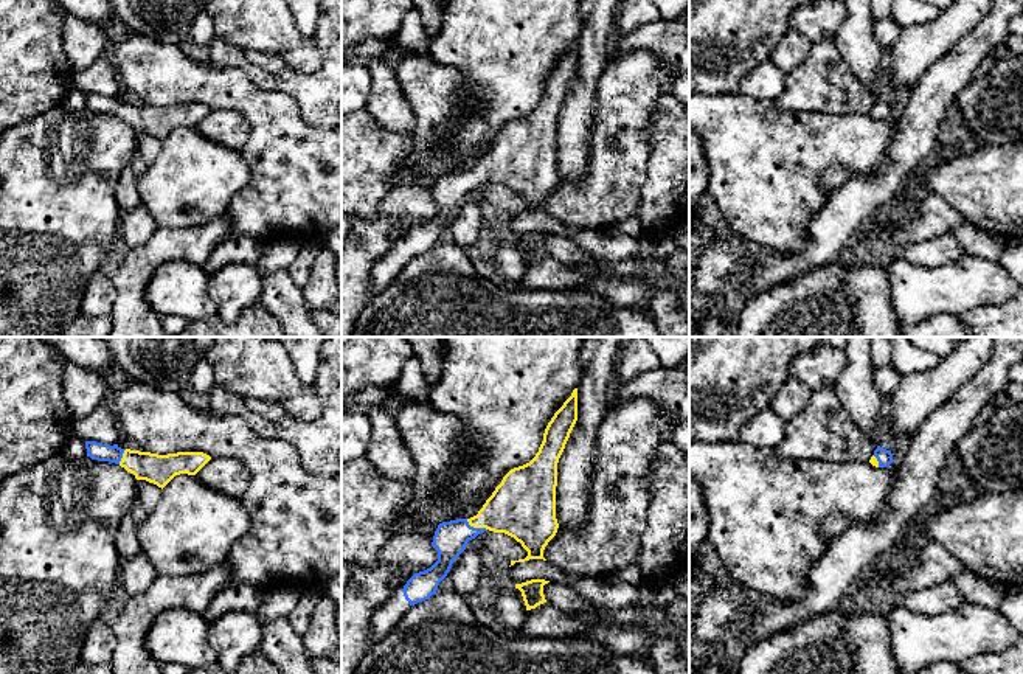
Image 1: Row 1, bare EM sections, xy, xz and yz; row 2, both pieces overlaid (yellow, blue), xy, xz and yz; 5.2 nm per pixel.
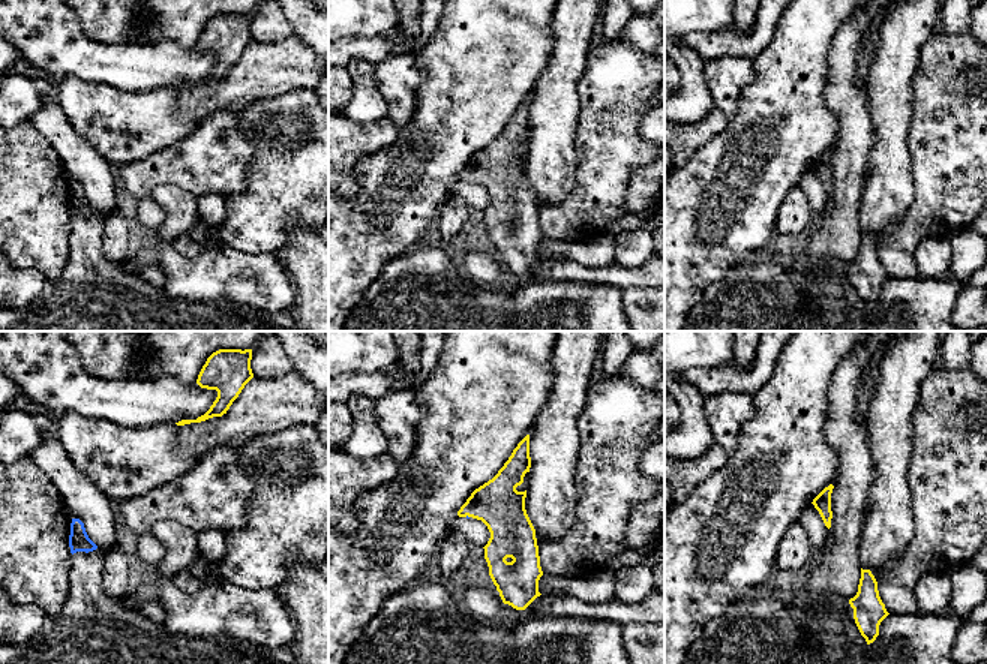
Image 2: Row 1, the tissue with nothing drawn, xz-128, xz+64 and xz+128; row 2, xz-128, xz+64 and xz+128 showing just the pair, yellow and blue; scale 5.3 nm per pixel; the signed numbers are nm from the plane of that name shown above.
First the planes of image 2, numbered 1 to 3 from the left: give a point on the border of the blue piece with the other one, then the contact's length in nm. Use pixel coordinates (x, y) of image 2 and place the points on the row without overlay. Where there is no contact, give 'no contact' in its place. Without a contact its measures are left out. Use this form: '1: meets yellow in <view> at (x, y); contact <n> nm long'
1: no contact
2: meets yellow in xz+64 at (467, 179); contact 30 nm long
3: no contact

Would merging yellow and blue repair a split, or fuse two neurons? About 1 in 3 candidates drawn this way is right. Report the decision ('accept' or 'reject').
accept

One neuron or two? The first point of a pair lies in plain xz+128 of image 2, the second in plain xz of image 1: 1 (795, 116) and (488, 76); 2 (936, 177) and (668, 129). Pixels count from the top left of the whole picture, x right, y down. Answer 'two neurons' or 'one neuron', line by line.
1: one neuron
2: two neurons

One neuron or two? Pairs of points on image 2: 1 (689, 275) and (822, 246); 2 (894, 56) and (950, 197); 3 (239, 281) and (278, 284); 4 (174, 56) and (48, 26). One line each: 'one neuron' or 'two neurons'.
1: two neurons
2: two neurons
3: one neuron
4: one neuron

